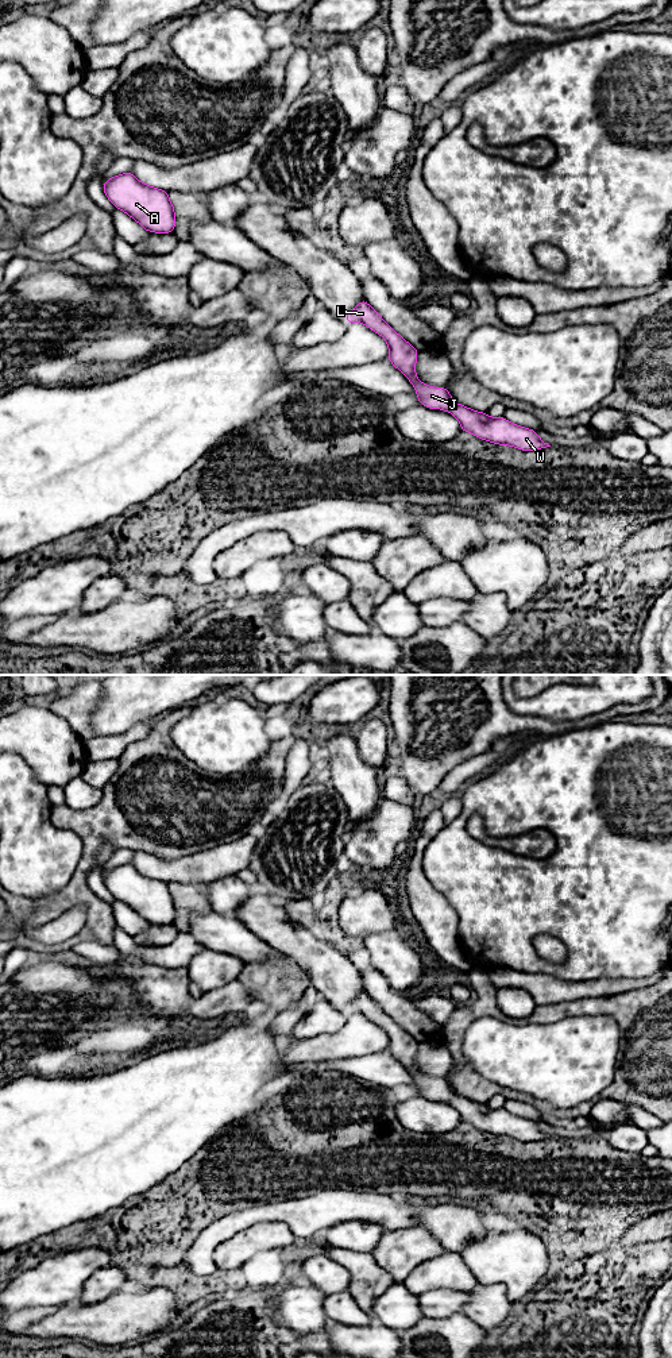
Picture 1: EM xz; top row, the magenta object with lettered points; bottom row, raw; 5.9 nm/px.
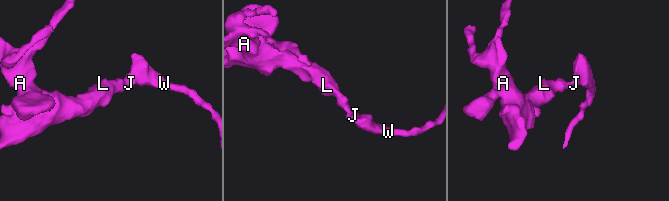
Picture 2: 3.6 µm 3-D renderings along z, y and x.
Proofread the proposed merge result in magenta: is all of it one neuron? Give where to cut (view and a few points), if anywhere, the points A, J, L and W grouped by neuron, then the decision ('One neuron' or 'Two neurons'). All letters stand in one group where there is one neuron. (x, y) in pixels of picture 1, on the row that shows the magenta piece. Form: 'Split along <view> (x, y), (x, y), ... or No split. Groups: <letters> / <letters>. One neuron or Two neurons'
No split. Groups: A J L W. One neuron

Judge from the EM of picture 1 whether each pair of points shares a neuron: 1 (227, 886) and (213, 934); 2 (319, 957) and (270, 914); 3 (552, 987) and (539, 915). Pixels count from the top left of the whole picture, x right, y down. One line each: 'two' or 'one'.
1: two
2: one
3: two

